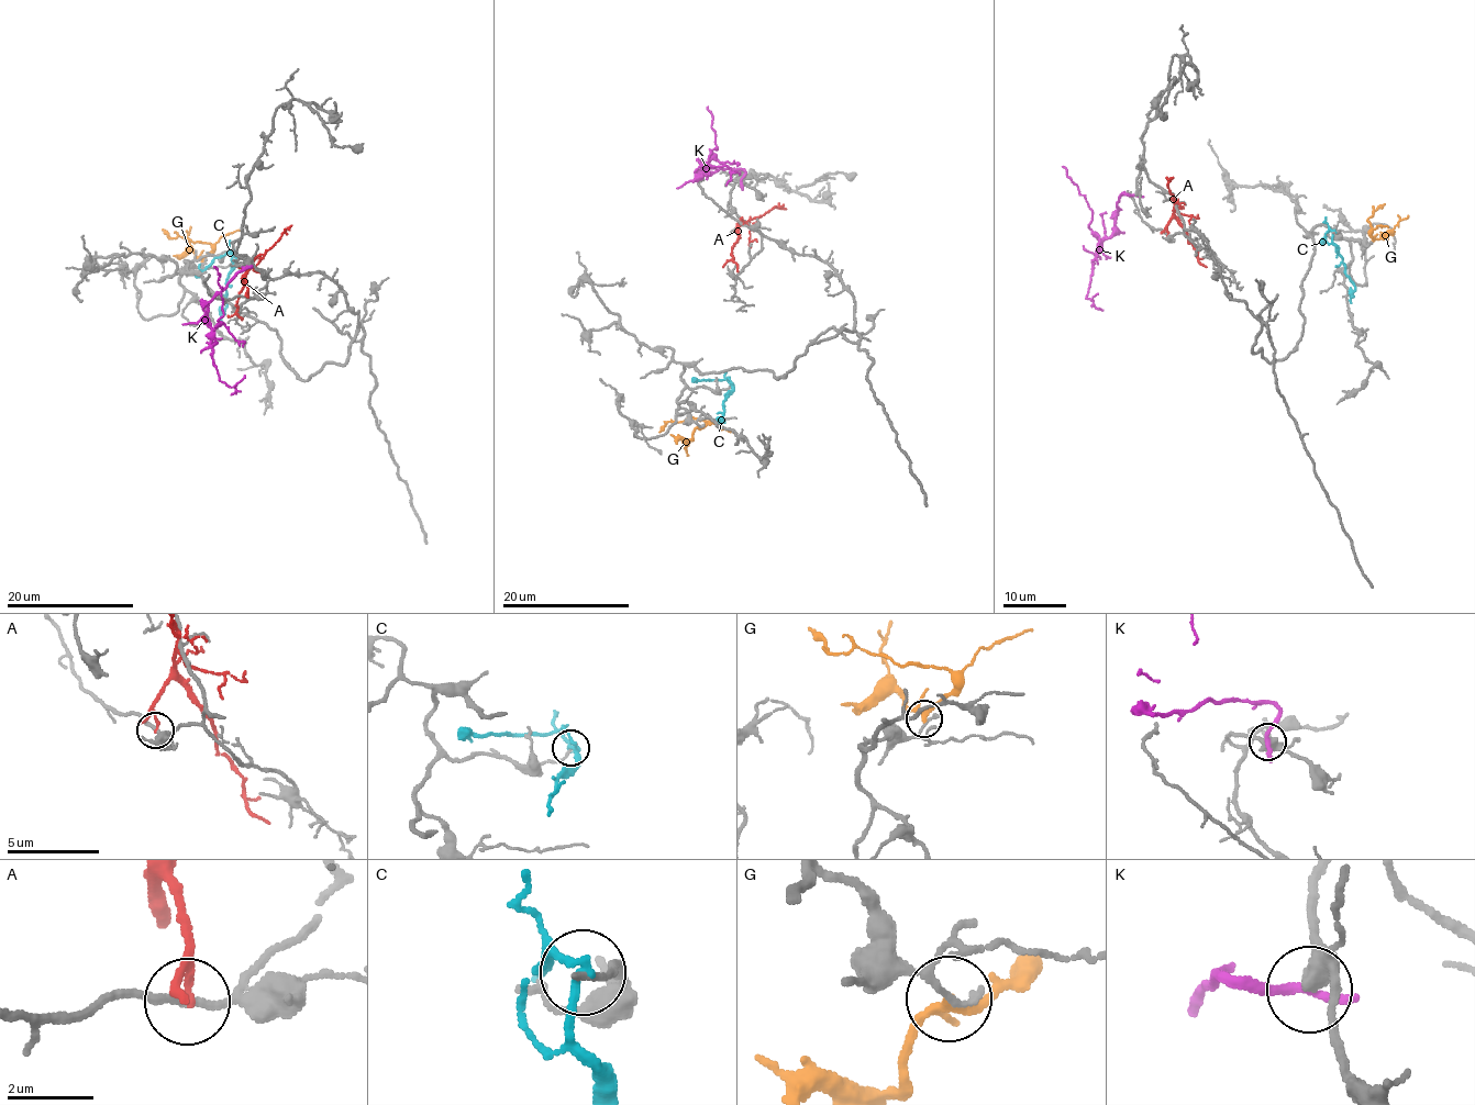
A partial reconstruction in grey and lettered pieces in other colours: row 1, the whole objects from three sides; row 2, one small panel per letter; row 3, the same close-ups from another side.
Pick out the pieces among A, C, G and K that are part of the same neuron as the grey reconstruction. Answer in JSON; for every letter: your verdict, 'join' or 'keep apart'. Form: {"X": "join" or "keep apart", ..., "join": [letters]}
{"A": "keep apart", "C": "keep apart", "G": "keep apart", "K": "keep apart", "join": []}

